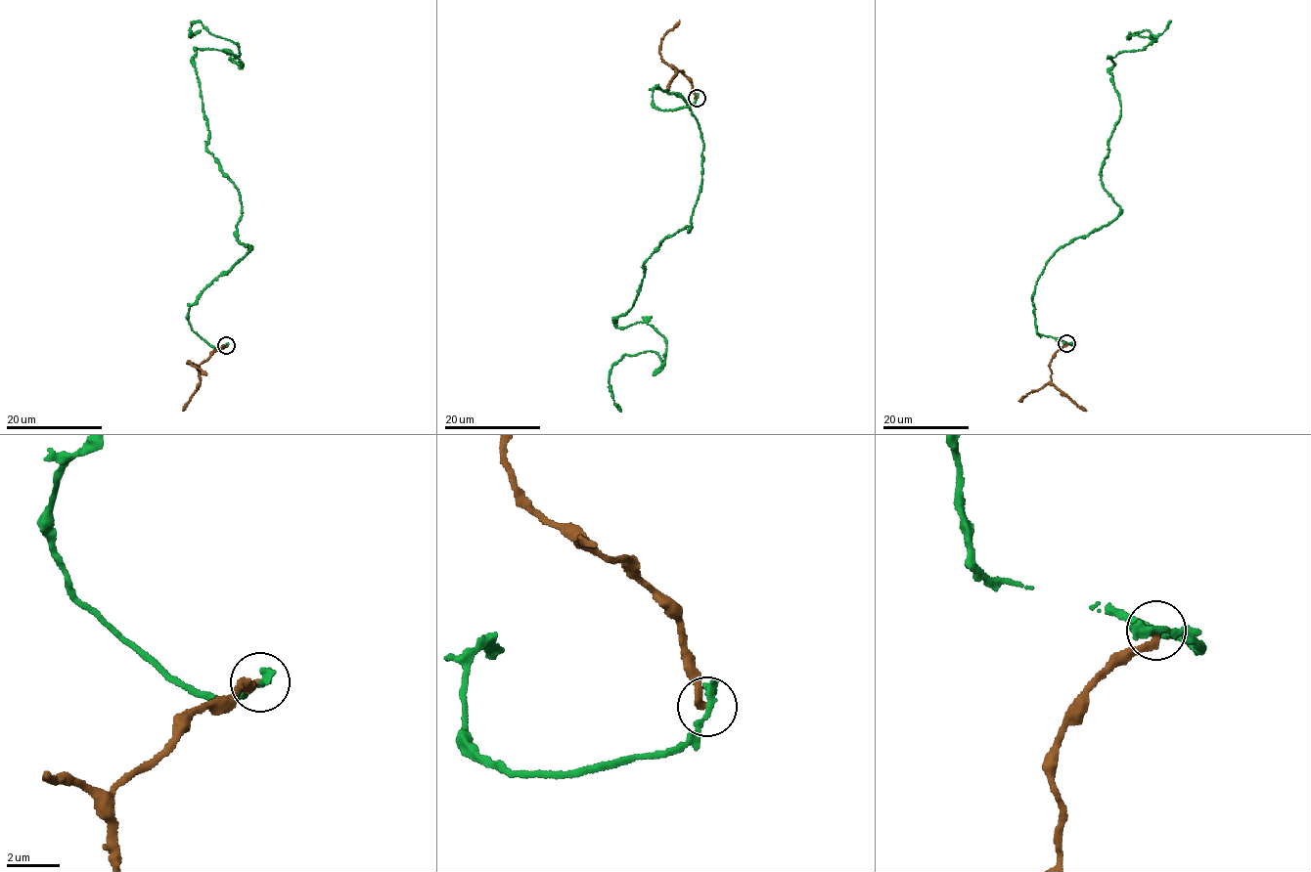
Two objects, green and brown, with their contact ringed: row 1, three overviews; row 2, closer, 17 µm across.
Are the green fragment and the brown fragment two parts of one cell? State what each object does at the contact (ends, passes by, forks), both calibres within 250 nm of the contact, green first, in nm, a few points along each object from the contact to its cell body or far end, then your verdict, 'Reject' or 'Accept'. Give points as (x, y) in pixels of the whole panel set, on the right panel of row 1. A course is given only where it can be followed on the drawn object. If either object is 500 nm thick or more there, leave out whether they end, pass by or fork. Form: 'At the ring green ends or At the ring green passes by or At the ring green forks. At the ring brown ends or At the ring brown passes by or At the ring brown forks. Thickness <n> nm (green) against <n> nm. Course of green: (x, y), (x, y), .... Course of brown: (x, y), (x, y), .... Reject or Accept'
At the ring green ends. At the ring brown ends. Thickness 340 nm (green) against 240 nm. Course of green: (1066, 342), (1037, 330), (1036, 281), (1119, 215), (1099, 172), (1121, 104), (1110, 59), (1171, 21). Course of brown: (1066, 342), (1051, 363), (1051, 380), (1017, 401). Reject

